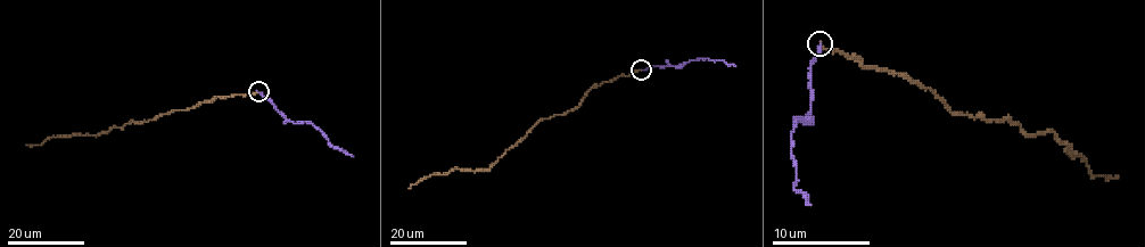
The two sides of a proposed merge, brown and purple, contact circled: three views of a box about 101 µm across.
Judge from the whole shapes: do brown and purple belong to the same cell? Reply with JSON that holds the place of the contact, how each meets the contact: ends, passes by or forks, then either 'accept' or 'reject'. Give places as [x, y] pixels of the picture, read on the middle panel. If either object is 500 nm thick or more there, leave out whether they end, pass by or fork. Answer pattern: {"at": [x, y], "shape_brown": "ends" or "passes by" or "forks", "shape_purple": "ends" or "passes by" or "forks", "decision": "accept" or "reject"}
{"at": [641, 70], "shape_brown": "ends", "shape_purple": "ends", "decision": "reject"}

